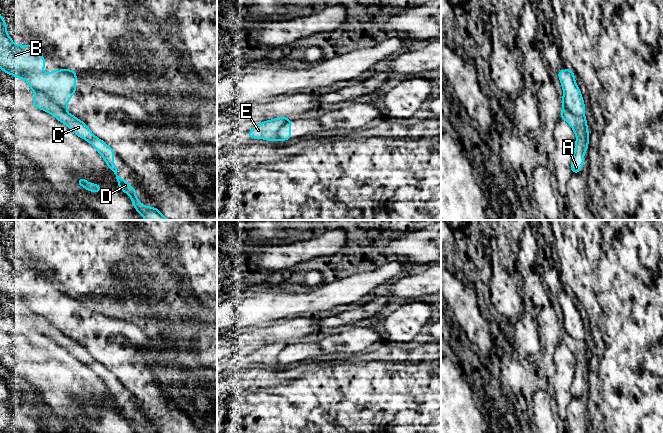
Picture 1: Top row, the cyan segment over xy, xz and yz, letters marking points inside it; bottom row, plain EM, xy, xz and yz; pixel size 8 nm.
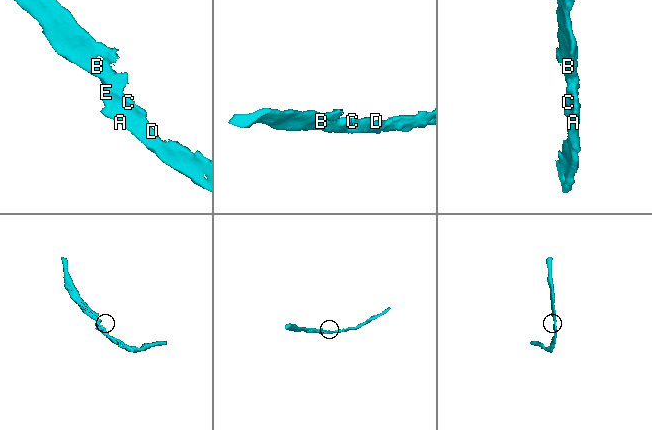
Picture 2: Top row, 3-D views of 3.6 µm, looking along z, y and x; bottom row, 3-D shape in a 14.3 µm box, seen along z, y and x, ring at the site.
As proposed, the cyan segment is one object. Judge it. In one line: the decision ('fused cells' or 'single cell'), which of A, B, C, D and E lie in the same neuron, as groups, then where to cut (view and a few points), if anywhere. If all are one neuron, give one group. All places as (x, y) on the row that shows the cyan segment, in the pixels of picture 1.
fused cells | A C D E / B | xy (35, 92), (45, 94), (66, 111)

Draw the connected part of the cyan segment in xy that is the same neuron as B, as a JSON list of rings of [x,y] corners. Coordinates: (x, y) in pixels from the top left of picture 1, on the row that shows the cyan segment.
[[[0,14],[0,68],[3,72],[27,81],[35,93],[46,95],[53,103],[67,111],[69,100],[76,89],[77,74],[72,69],[44,73],[45,58],[40,49],[12,42],[7,25]]]

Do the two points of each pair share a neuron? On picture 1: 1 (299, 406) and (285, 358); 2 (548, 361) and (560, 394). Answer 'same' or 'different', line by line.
1: different
2: different

